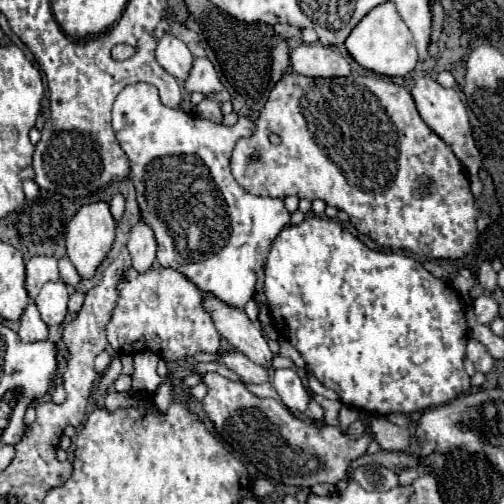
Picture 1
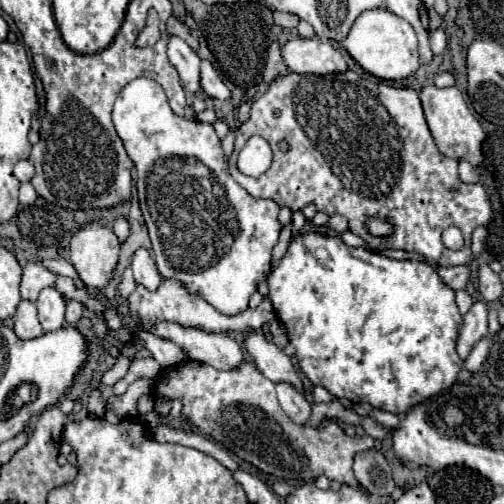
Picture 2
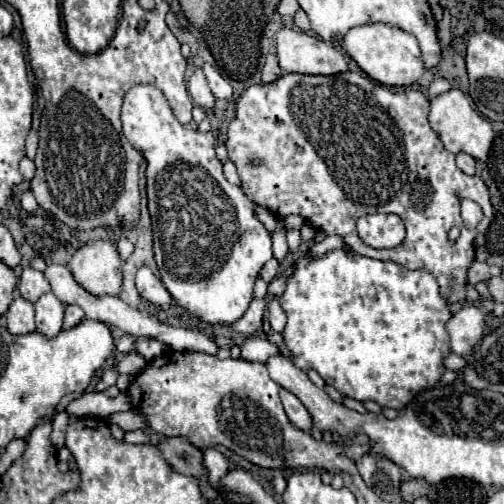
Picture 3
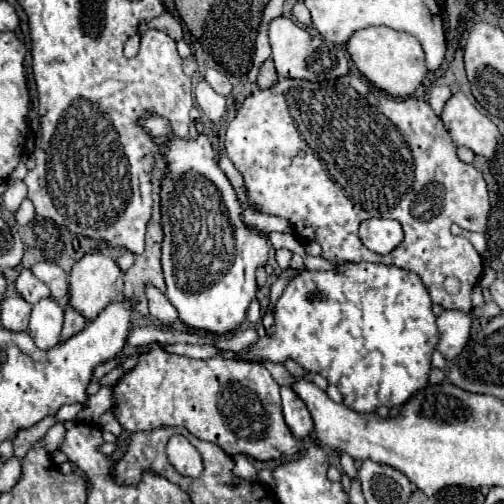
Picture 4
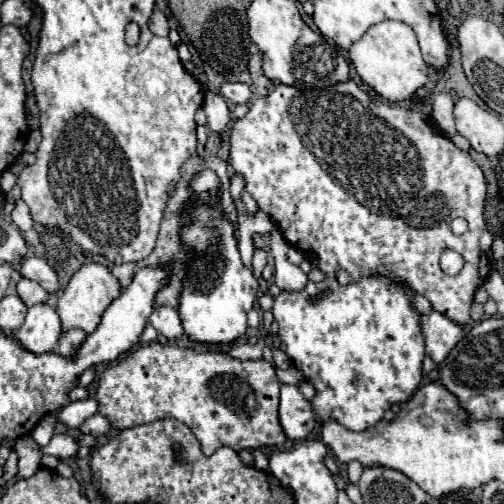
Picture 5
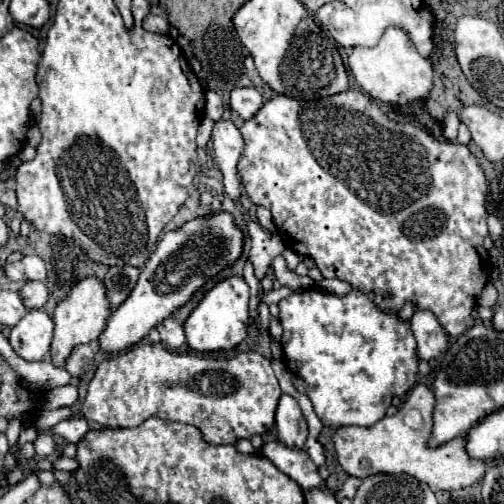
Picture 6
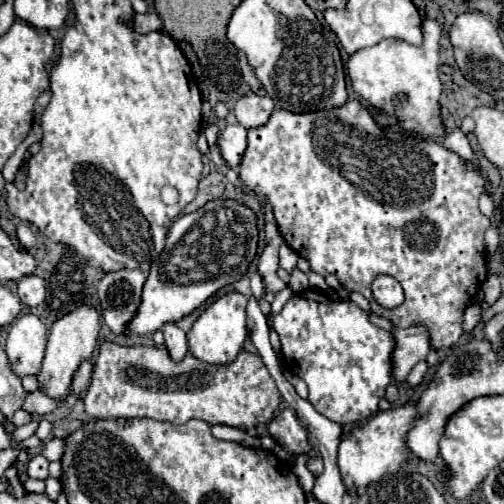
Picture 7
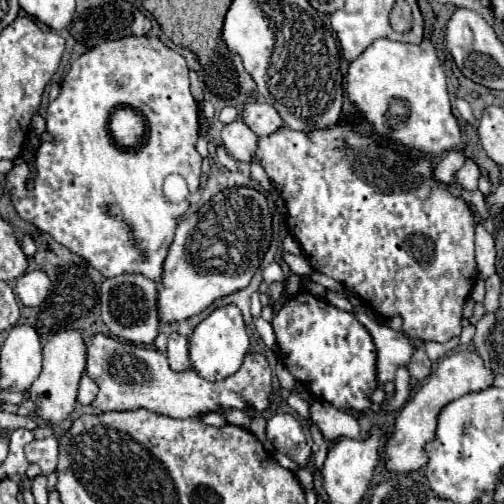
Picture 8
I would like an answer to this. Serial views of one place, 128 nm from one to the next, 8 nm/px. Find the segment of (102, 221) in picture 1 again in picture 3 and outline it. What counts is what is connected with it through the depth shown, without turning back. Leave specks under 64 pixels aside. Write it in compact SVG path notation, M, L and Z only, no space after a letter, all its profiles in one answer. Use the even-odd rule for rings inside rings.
M106 240L88 242L74 252L68 268L74 280L90 294L116 296L122 290L122 260Z

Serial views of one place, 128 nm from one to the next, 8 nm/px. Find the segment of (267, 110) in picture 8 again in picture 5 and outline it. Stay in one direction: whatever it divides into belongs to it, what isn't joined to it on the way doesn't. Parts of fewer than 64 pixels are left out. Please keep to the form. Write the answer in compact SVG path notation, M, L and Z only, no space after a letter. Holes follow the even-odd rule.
M226 82L220 88L222 96L234 104L246 104L252 100L252 90L248 84L238 84L238 82Z

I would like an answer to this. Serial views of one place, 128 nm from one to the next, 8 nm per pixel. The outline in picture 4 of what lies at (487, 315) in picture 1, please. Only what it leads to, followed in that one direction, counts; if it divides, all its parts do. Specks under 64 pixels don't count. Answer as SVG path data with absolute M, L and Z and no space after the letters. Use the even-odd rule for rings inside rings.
M444 310L436 318L436 324L438 324L438 332L440 332L440 340L436 344L436 350L450 362L462 352L464 344L468 342L472 318L464 312Z

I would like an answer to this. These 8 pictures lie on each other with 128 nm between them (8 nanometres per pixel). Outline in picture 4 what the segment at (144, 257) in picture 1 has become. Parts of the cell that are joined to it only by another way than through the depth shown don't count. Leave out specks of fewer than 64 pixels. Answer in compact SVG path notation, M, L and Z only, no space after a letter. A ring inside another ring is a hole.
M148 286L146 296L148 296L148 306L150 306L150 316L152 318L156 318L158 322L162 322L166 326L172 326L178 320L176 308L170 304L170 300L158 288Z

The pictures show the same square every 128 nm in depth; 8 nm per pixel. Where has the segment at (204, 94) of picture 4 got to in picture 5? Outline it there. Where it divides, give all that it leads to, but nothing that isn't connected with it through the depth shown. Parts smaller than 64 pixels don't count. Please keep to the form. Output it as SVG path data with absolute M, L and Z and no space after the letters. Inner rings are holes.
M206 92L202 108L208 114L208 128L222 138L222 134L228 130L230 124L230 110L226 106L226 100L220 94Z

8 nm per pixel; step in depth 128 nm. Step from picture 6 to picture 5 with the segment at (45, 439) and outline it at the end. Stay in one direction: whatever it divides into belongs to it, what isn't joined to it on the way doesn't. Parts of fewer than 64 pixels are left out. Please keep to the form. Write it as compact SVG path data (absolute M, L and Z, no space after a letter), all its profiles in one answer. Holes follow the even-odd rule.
M56 434L40 450L42 450L42 454L50 454L56 458L68 458L68 456L74 456L78 452L78 442L68 434Z

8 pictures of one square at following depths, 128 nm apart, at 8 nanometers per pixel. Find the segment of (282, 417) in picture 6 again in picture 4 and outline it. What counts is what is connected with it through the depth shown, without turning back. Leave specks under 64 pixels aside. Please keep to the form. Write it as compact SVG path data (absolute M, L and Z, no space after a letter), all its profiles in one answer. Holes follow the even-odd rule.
M282 386L280 392L282 392L282 412L284 412L284 420L290 432L300 440L310 436L314 422L302 398L290 386Z

